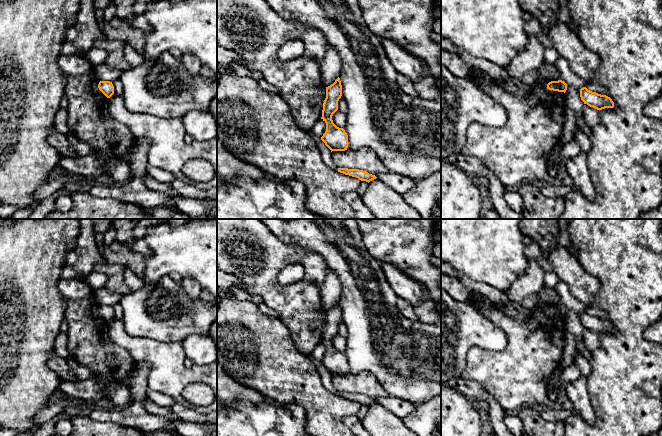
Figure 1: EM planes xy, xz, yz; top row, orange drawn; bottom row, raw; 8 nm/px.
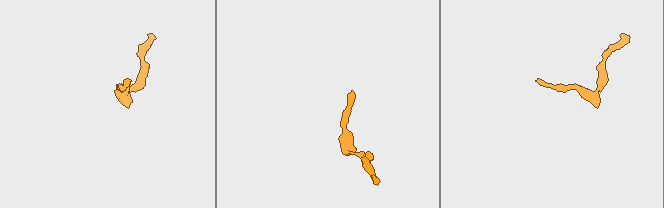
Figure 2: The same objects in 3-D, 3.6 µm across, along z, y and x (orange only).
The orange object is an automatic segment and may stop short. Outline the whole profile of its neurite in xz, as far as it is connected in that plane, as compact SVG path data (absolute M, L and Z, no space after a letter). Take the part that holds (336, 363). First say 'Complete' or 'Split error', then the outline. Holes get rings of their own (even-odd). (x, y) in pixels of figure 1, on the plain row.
Complete. M338 301L333 308L326 311L321 343L326 347L326 355L321 364L332 375L345 375L348 372L348 359L343 352L337 351L332 344L338 334L338 325L342 320L342 309Z

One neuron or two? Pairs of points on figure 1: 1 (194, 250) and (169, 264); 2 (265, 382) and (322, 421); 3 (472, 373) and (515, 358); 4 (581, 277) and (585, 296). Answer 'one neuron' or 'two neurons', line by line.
1: one neuron
2: one neuron
3: one neuron
4: one neuron

